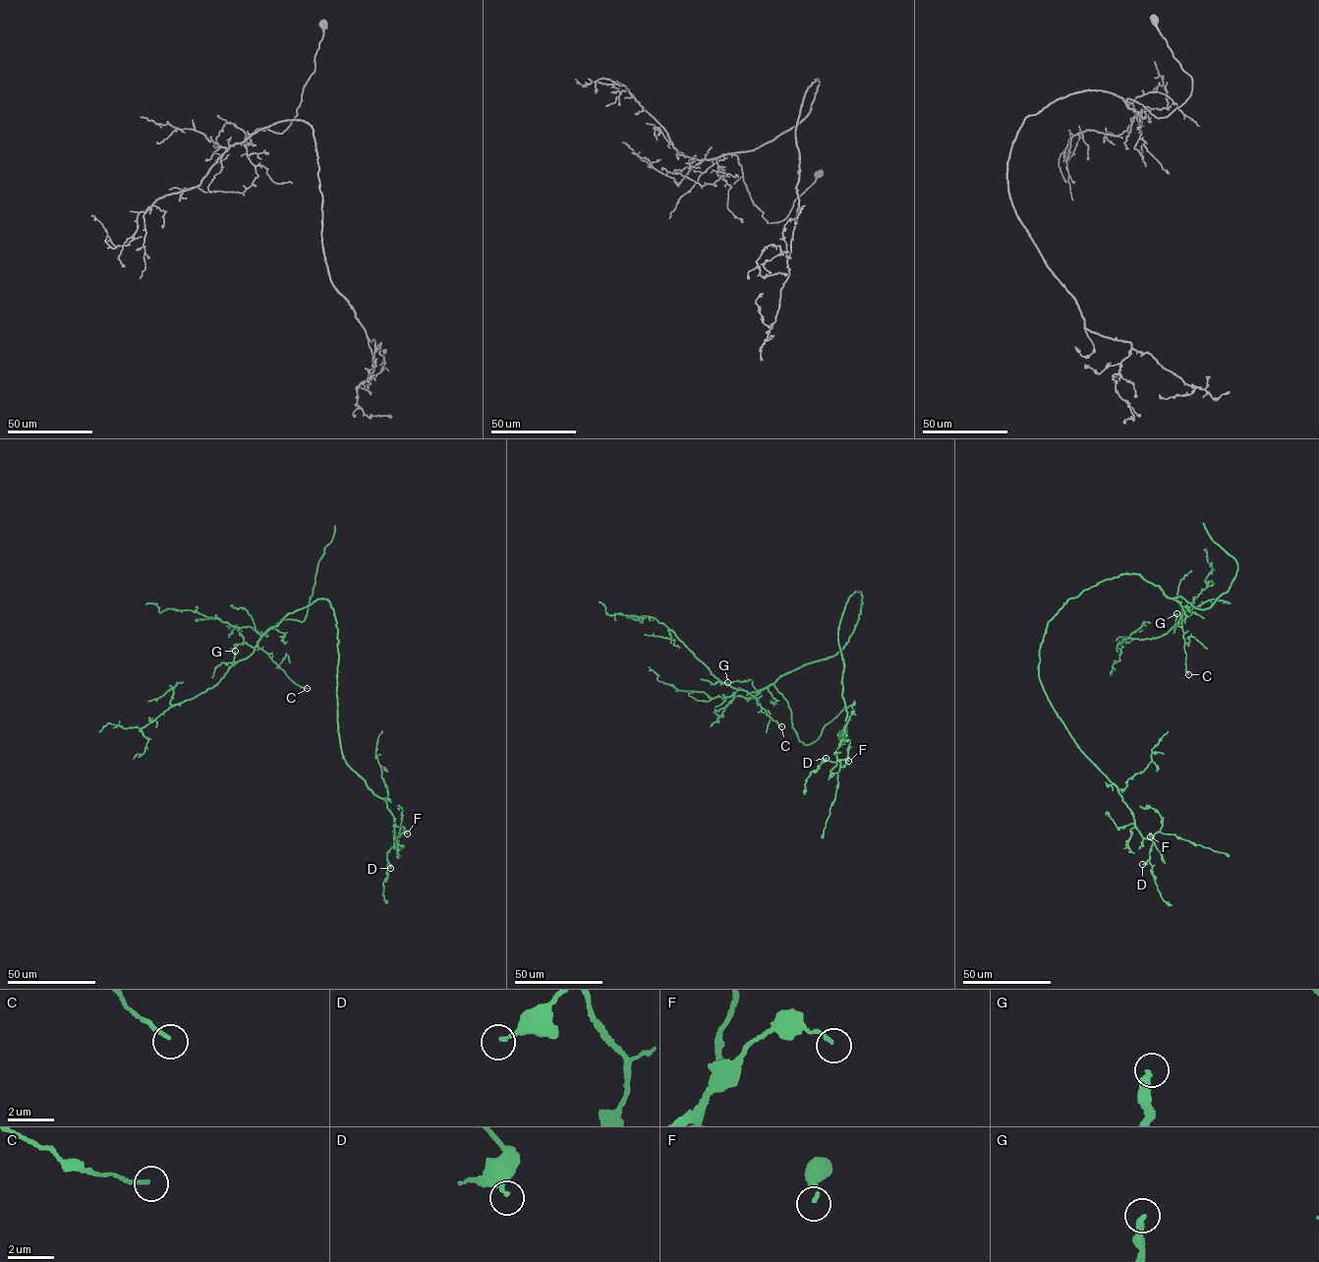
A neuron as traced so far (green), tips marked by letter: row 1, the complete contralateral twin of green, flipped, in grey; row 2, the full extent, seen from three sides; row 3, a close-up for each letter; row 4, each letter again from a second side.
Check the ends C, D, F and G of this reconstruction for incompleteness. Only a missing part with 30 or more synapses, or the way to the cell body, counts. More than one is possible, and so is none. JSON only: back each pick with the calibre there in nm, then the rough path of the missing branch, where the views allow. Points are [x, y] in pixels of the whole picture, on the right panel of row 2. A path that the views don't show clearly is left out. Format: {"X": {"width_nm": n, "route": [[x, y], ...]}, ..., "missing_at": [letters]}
{"missing_at": []}

